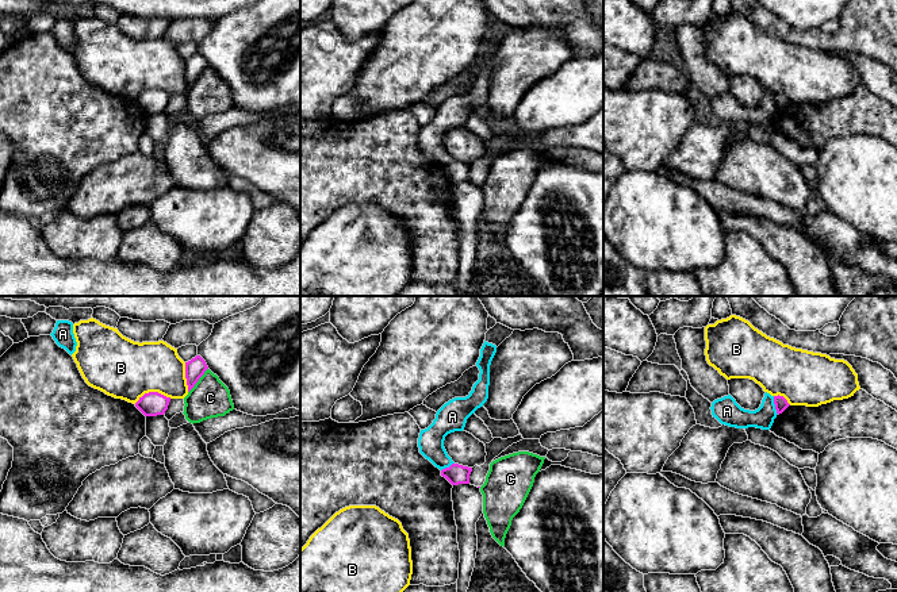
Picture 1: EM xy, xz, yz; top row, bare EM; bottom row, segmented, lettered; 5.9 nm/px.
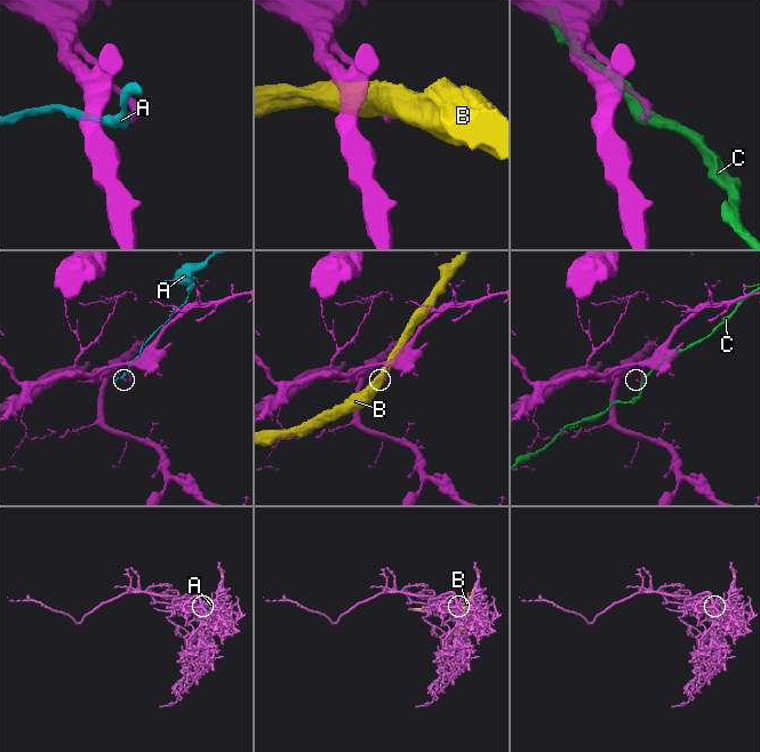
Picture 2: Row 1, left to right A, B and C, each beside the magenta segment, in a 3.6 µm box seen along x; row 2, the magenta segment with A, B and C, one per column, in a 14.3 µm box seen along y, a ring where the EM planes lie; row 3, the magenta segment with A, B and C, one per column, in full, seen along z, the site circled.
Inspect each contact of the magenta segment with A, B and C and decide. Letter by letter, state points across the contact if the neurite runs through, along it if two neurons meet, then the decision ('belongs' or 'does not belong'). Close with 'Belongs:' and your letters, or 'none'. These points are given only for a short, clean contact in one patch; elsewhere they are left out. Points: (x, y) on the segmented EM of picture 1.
A: along yz (773, 396), (778, 414) | does not belong
B: does not belong
C: does not belong
Belongs: none

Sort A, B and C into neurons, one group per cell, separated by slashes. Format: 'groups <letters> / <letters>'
groups A / B / C

